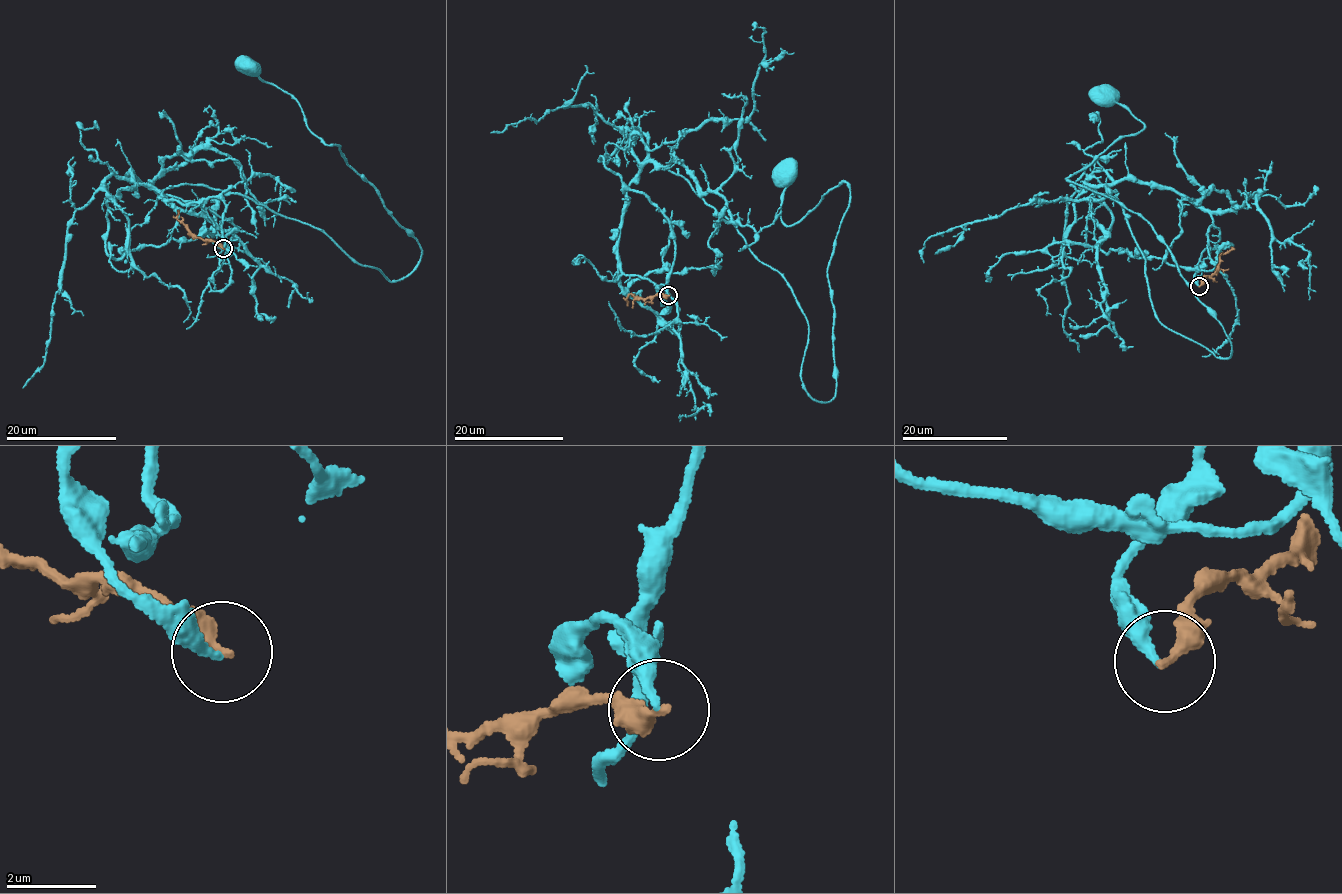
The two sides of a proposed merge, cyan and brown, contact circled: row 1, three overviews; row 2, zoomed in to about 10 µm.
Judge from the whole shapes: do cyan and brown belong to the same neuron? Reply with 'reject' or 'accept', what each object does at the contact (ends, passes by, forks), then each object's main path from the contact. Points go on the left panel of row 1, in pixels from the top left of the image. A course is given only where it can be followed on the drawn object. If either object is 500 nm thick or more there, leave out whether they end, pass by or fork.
reject | cyan ends | brown ends | cyan via (223, 249), (203, 209), (126, 176), (241, 194), (392, 281), (422, 250), (248, 64) | brown via (223, 249), (214, 241), (195, 237), (179, 221), (178, 211)

